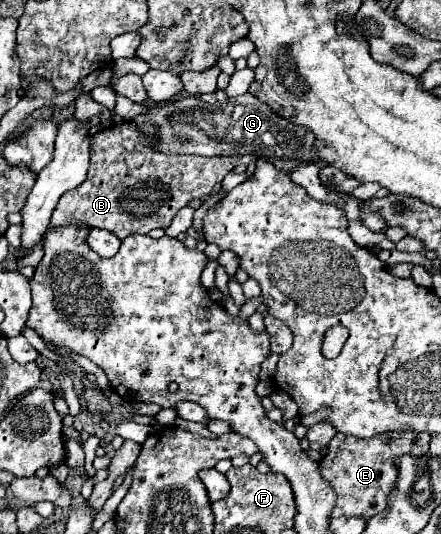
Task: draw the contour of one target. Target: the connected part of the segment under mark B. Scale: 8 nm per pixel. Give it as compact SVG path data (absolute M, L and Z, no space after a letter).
M119 122L91 136L91 164L81 186L65 192L53 212L51 224L85 224L103 228L117 238L149 234L153 228L169 228L175 214L195 198L209 198L219 188L225 174L237 164L258 160L251 154L235 156L167 156L157 152L133 122Z

